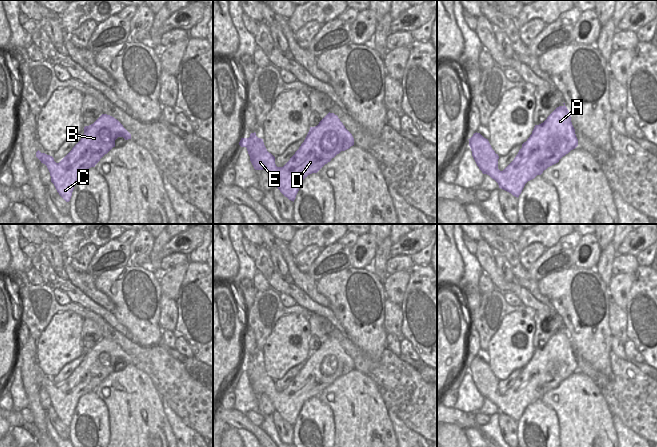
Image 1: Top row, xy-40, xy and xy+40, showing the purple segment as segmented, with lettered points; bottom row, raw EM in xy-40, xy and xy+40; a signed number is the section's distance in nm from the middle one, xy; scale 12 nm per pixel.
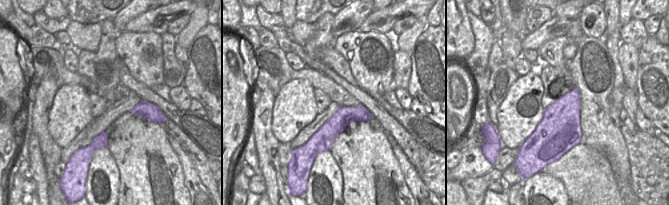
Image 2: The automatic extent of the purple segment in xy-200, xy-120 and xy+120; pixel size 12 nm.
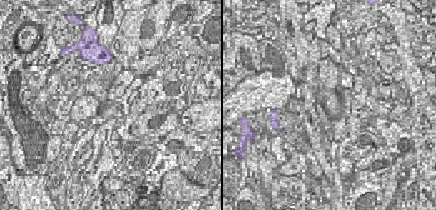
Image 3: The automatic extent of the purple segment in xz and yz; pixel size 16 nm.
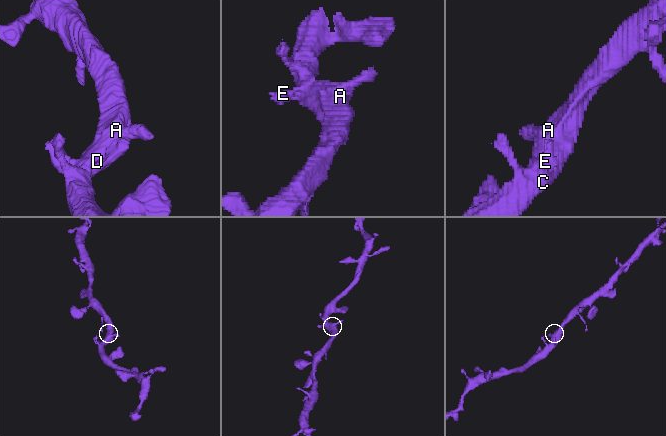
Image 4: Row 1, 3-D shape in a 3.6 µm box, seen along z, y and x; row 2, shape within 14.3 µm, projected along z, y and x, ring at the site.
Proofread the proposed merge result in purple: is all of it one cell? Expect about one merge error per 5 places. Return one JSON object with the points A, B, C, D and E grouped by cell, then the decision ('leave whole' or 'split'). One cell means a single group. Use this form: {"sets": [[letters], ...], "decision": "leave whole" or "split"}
{"sets": [["A", "B", "C", "D", "E"]], "decision": "leave whole"}

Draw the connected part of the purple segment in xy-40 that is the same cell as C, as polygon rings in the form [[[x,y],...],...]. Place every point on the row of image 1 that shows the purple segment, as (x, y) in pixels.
[[[102,114],[93,124],[84,127],[84,134],[80,141],[59,163],[56,163],[52,156],[41,153],[39,150],[36,152],[36,157],[47,166],[51,182],[59,195],[66,202],[69,202],[79,174],[91,167],[95,167],[100,159],[115,147],[115,140],[118,137],[128,140],[131,139],[131,134],[117,119],[110,115]]]

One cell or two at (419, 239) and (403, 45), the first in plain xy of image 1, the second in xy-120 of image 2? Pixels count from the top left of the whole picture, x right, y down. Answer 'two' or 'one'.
two

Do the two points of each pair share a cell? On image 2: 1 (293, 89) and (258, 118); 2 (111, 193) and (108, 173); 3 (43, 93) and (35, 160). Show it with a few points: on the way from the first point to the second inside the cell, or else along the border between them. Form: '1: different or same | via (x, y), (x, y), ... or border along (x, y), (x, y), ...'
1: different | border along (275, 96), (272, 109), (272, 130)
2: same | via (110, 188), (109, 178)
3: different | border along (32, 132), (38, 140), (43, 162)

